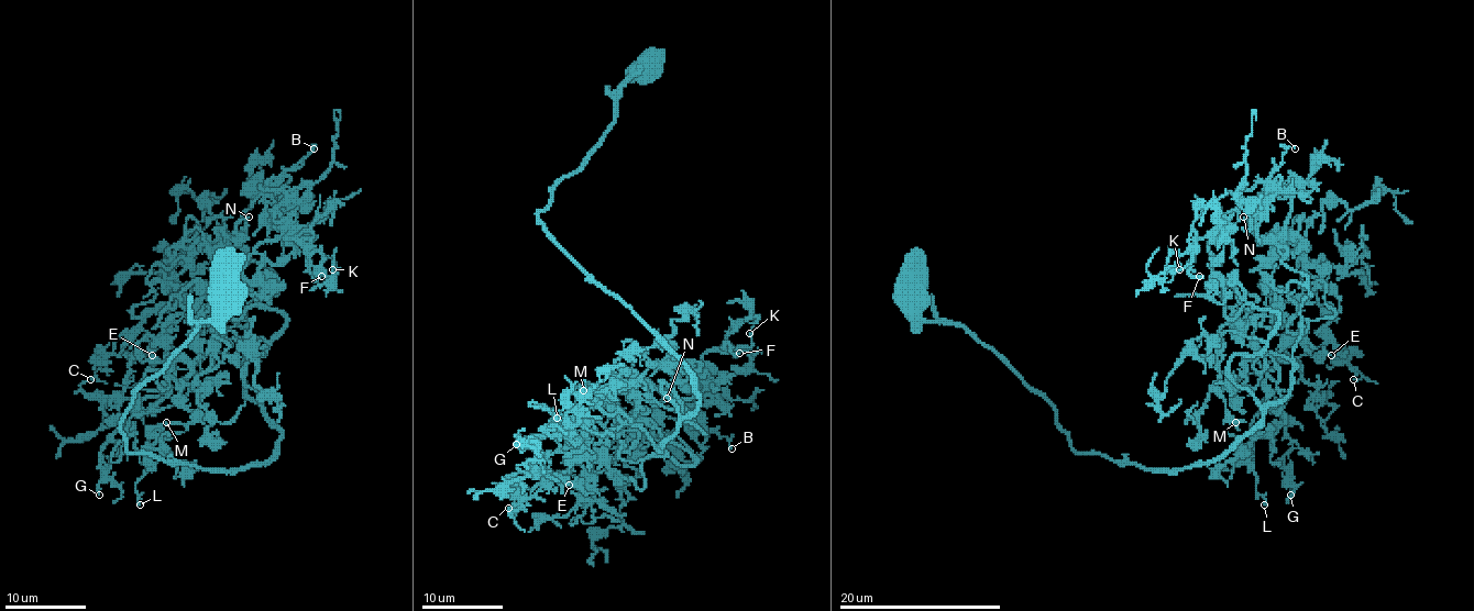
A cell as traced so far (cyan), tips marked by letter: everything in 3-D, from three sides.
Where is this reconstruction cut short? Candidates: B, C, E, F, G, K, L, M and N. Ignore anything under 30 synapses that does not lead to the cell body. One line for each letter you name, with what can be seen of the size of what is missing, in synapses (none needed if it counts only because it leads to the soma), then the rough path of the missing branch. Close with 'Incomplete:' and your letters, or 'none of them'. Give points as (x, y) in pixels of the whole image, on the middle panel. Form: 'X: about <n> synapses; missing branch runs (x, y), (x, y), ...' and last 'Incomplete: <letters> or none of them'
Incomplete: none of them

